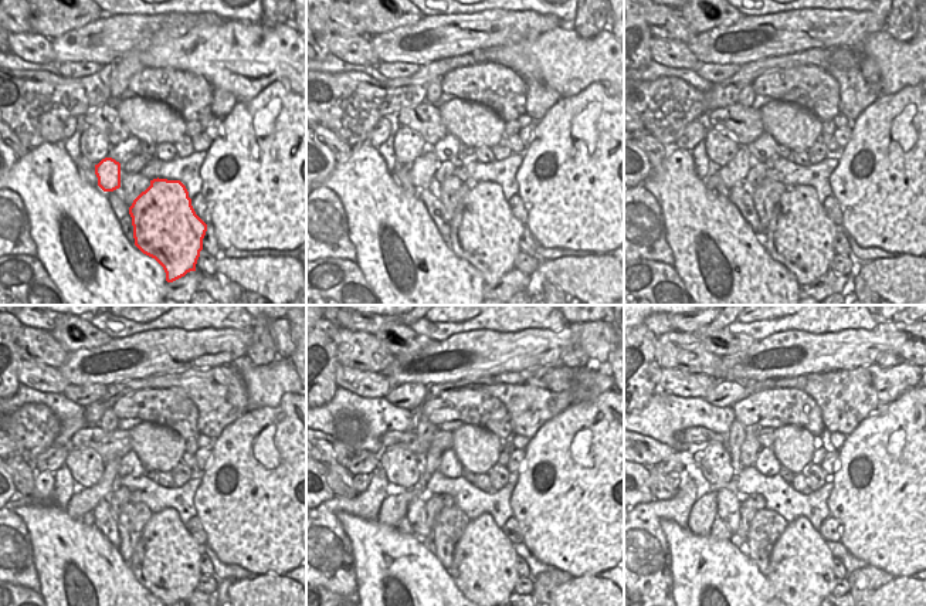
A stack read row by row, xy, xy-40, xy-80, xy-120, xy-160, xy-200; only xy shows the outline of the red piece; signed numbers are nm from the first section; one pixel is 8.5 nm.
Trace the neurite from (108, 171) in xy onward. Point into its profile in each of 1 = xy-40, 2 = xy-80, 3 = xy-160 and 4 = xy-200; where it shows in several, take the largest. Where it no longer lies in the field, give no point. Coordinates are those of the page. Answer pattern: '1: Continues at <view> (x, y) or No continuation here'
1: Continues at xy-40 (421, 171)
2: Continues at xy-80 (735, 172)
3: Continues at xy-160 (431, 461)
4: Continues at xy-200 (749, 450)

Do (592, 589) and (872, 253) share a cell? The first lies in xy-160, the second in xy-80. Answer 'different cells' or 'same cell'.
different cells

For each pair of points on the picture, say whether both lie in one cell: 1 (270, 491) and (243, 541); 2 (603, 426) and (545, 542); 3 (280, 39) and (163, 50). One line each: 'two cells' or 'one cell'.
1: one cell
2: one cell
3: one cell

